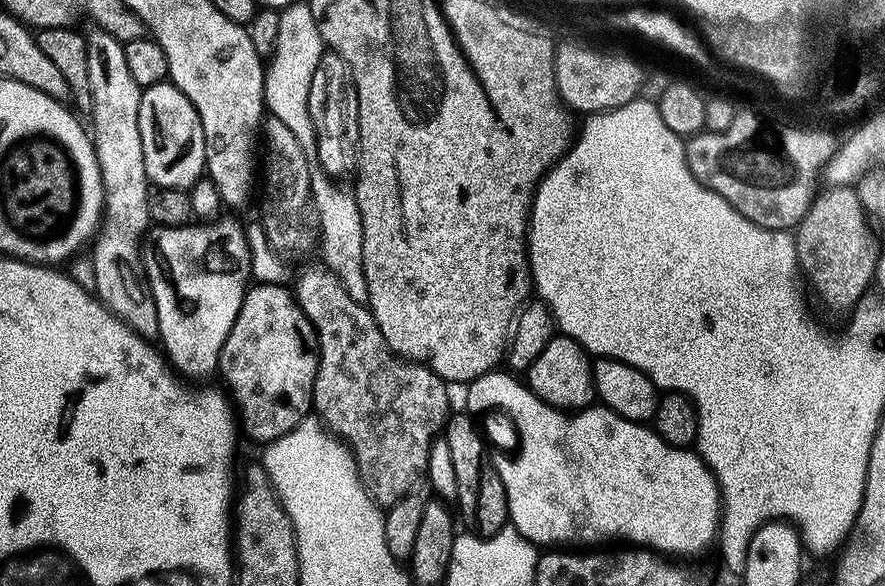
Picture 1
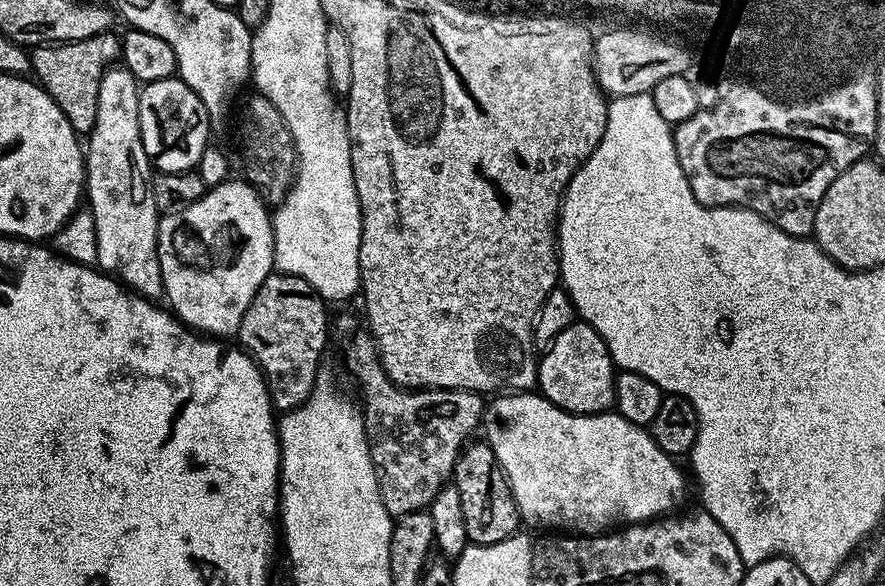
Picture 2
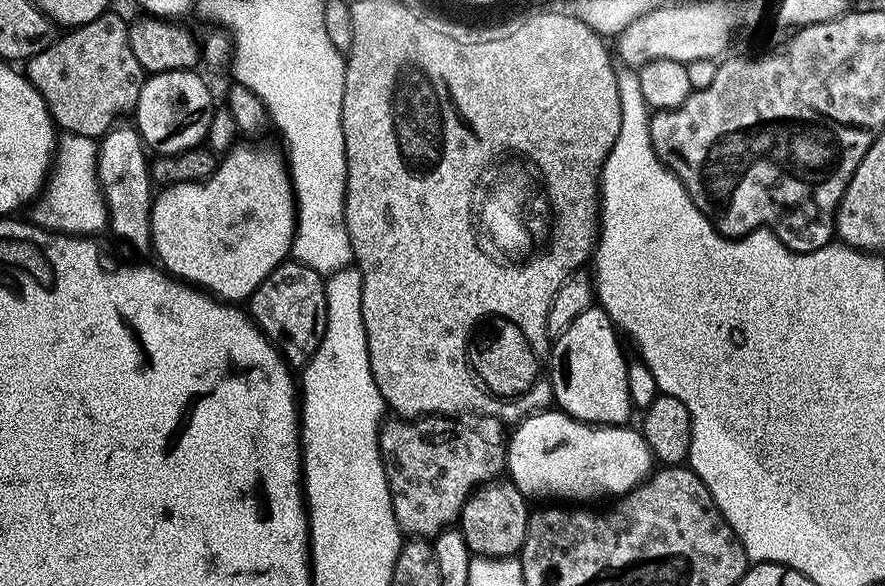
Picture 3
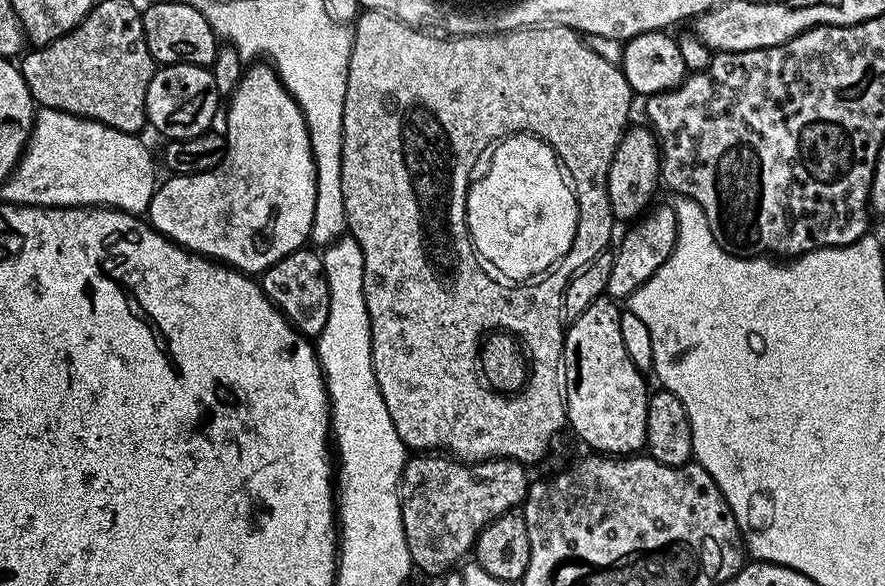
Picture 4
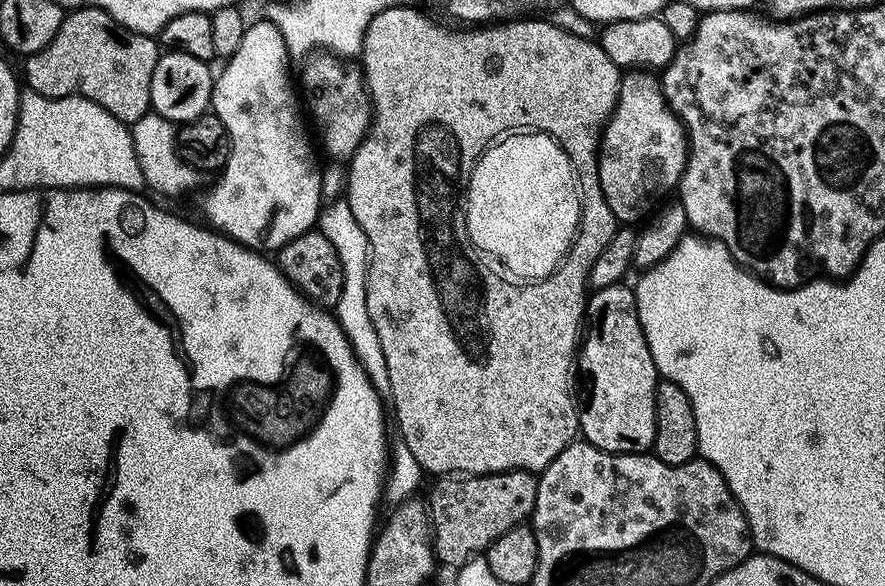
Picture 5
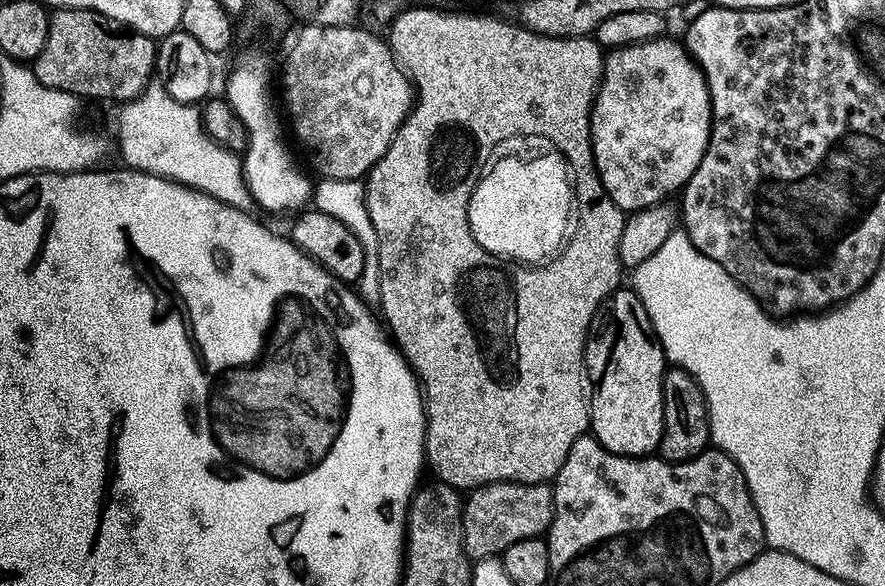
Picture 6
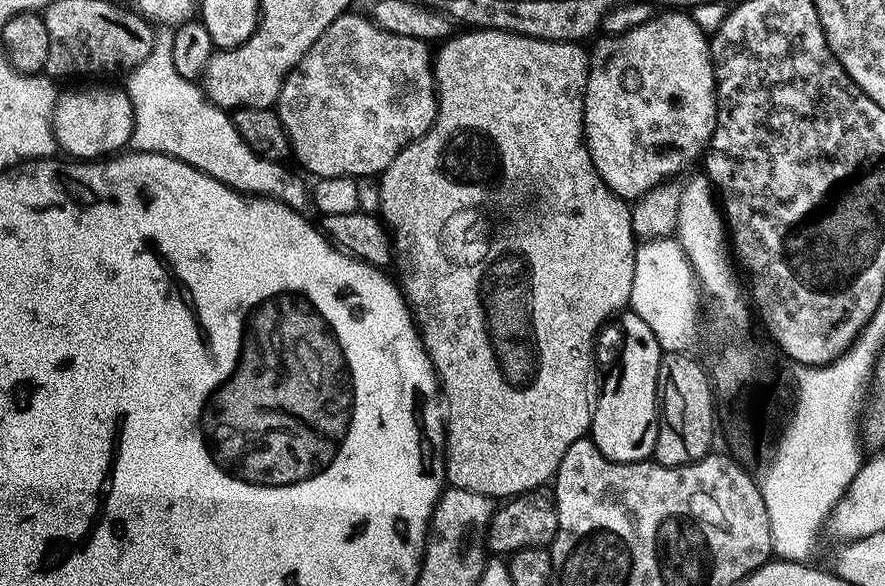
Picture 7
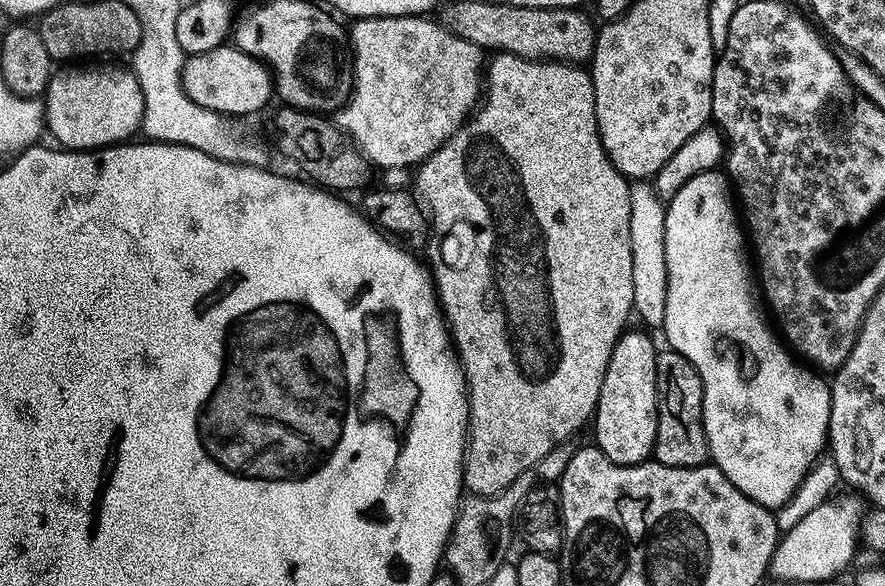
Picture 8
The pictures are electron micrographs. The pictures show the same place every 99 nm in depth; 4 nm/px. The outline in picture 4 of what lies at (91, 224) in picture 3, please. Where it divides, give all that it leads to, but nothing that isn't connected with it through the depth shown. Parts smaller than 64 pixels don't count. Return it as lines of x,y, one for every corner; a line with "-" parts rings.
40,108
32,121
32,133
12,175
3,181
5,197
13,204
33,204
36,208
118,208
122,212
144,214
152,207
158,187
156,164
152,152
140,141
139,135
114,130
97,120
75,116
62,110

